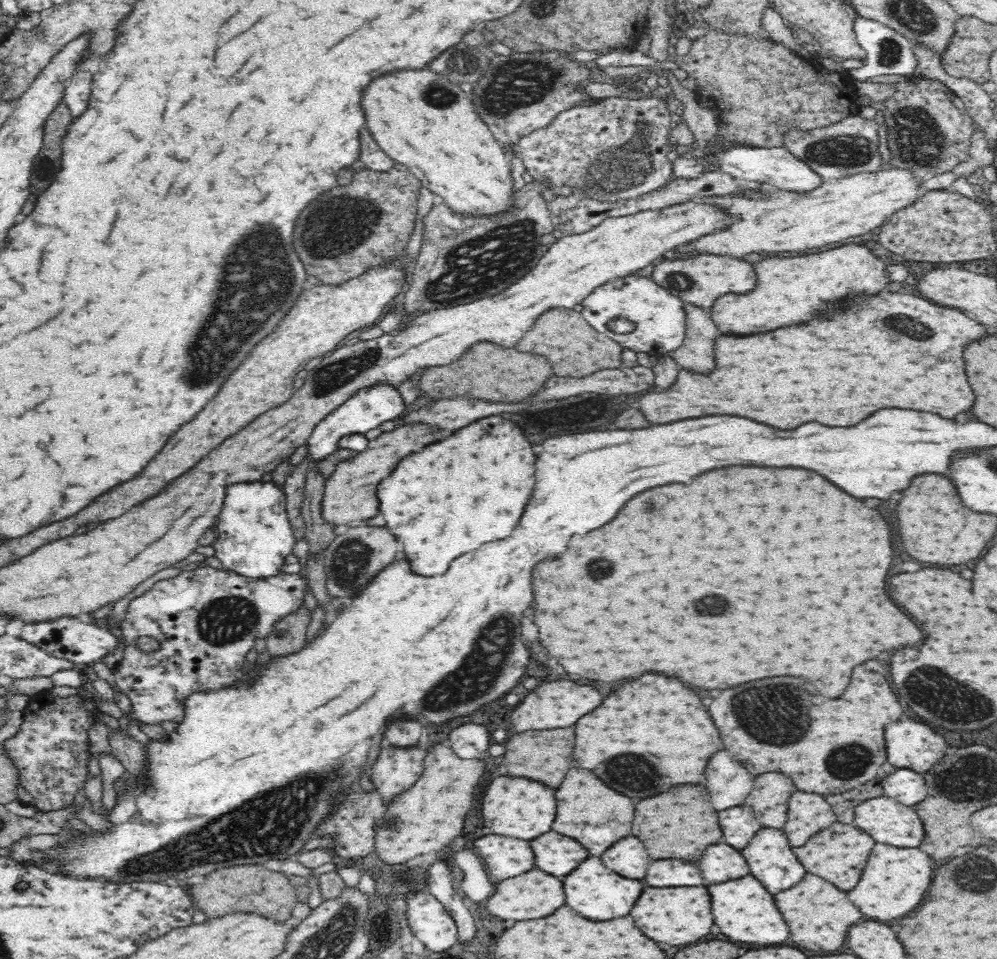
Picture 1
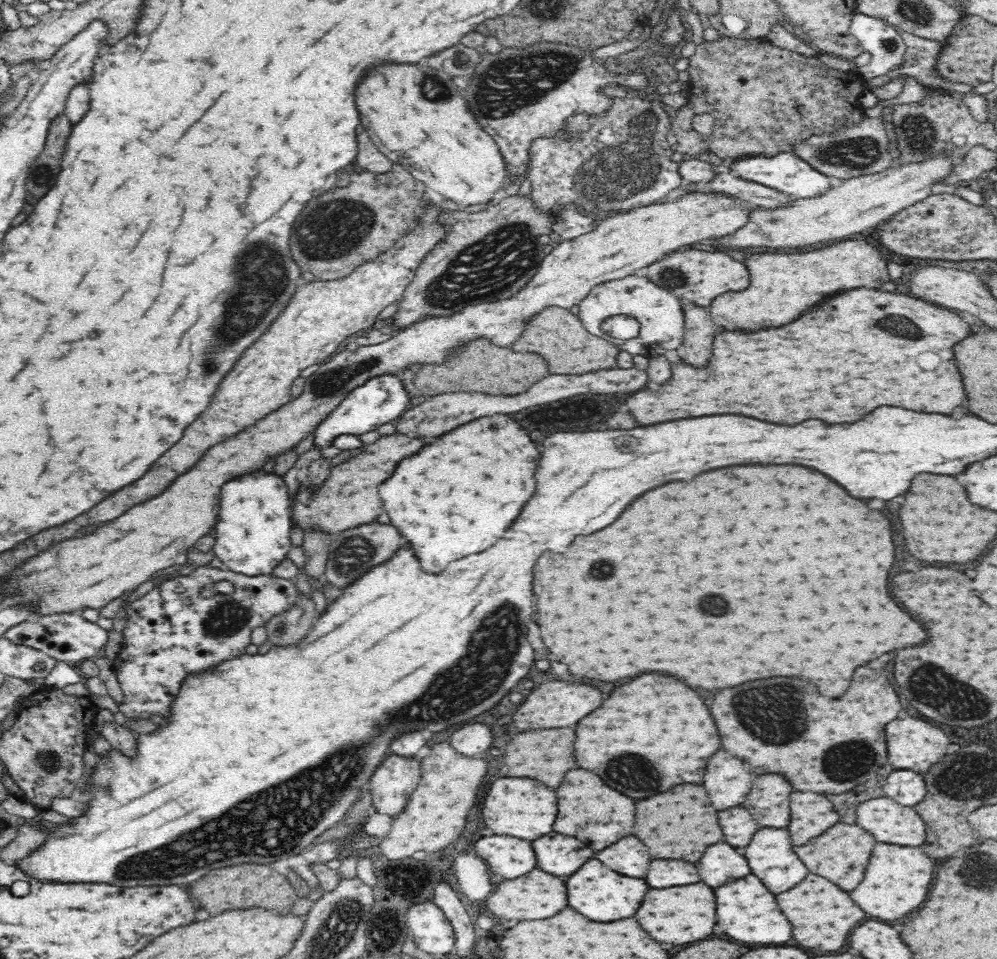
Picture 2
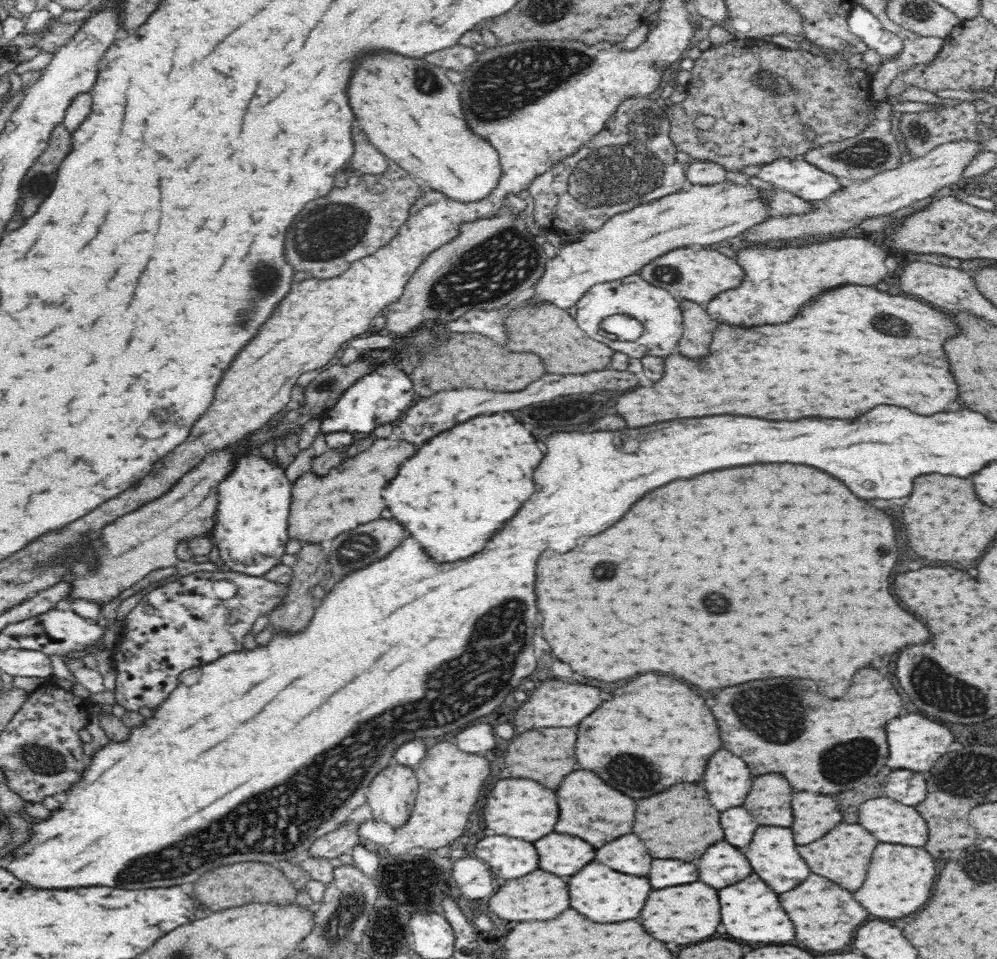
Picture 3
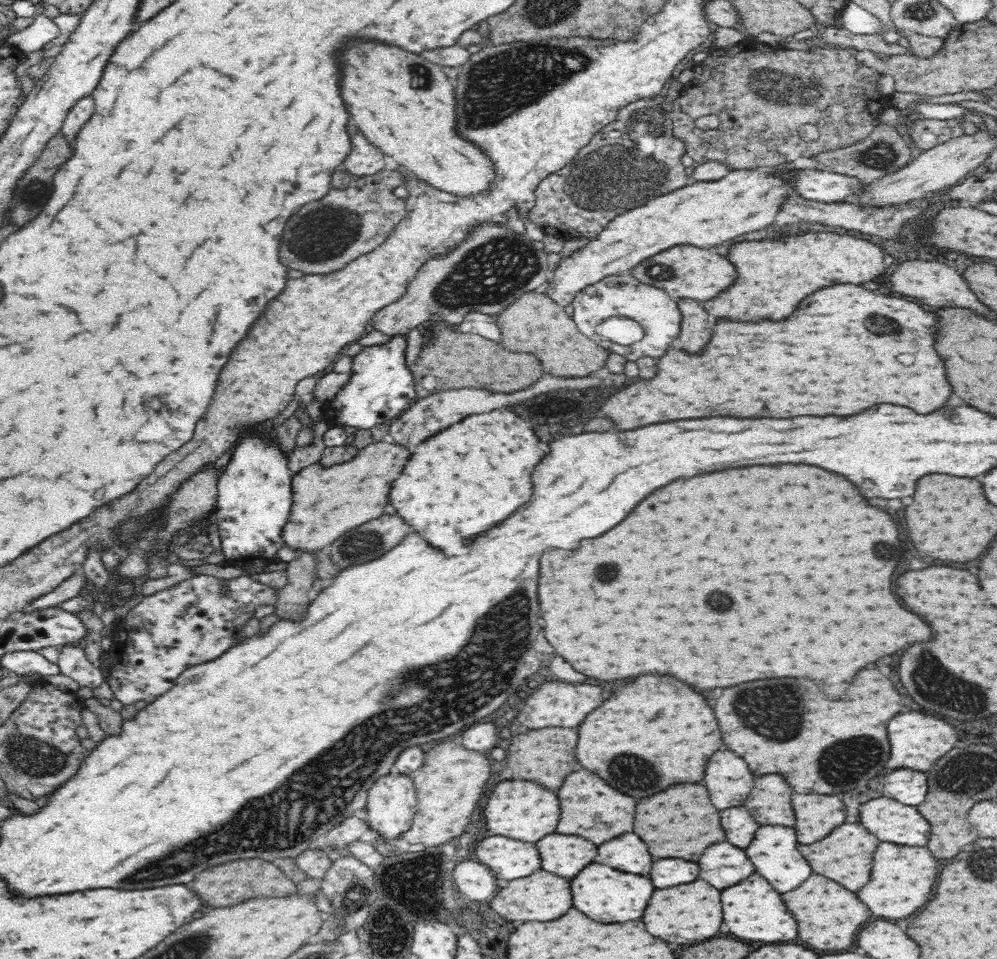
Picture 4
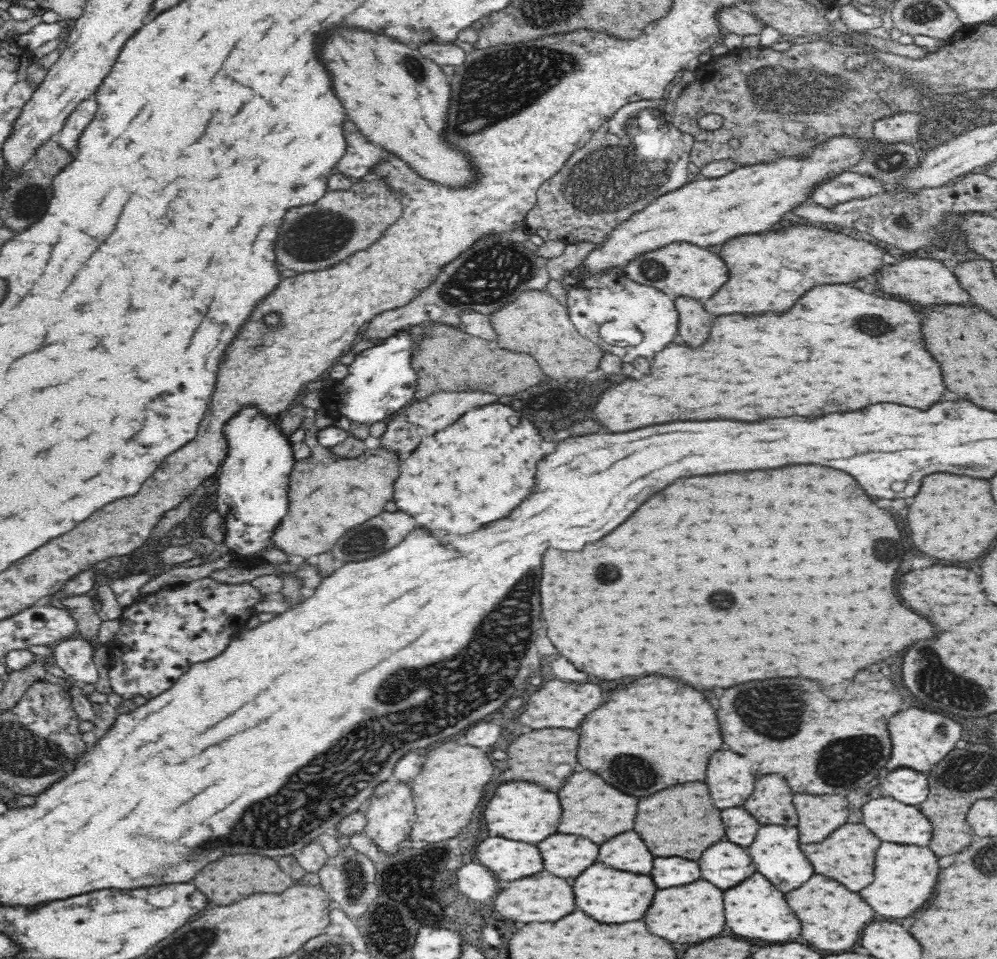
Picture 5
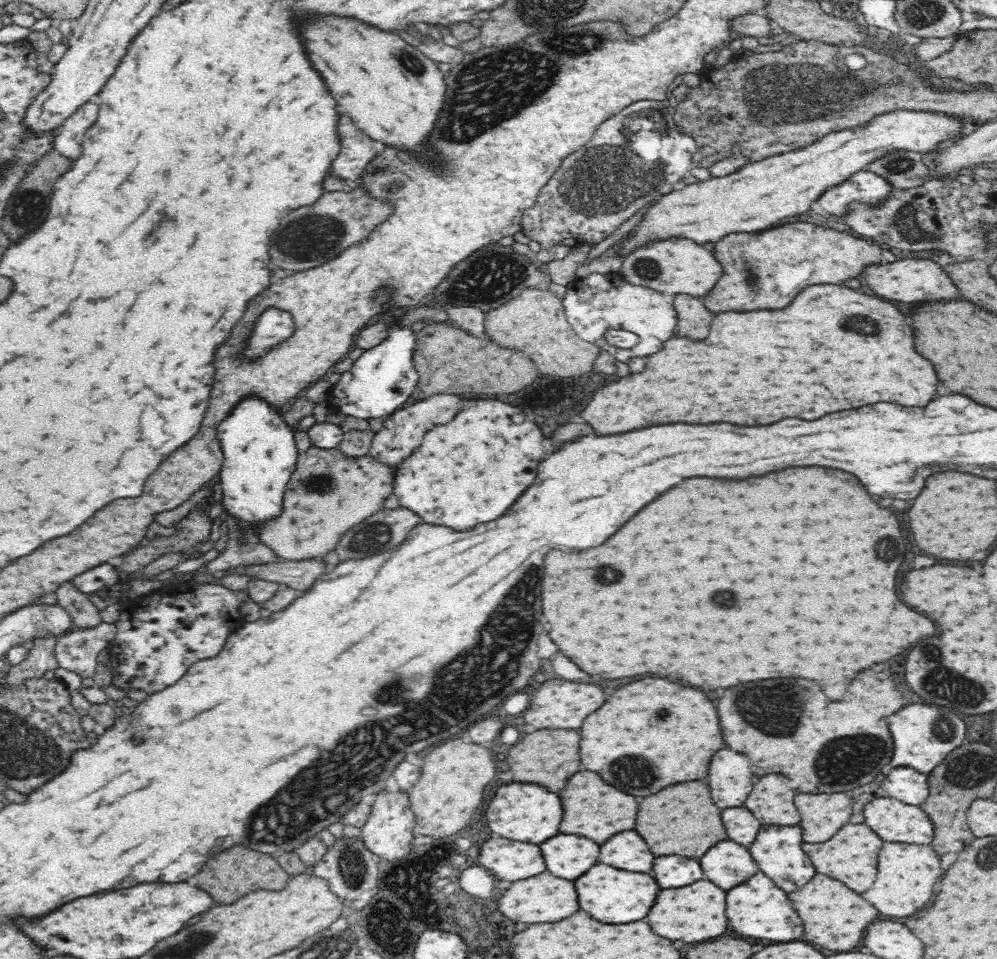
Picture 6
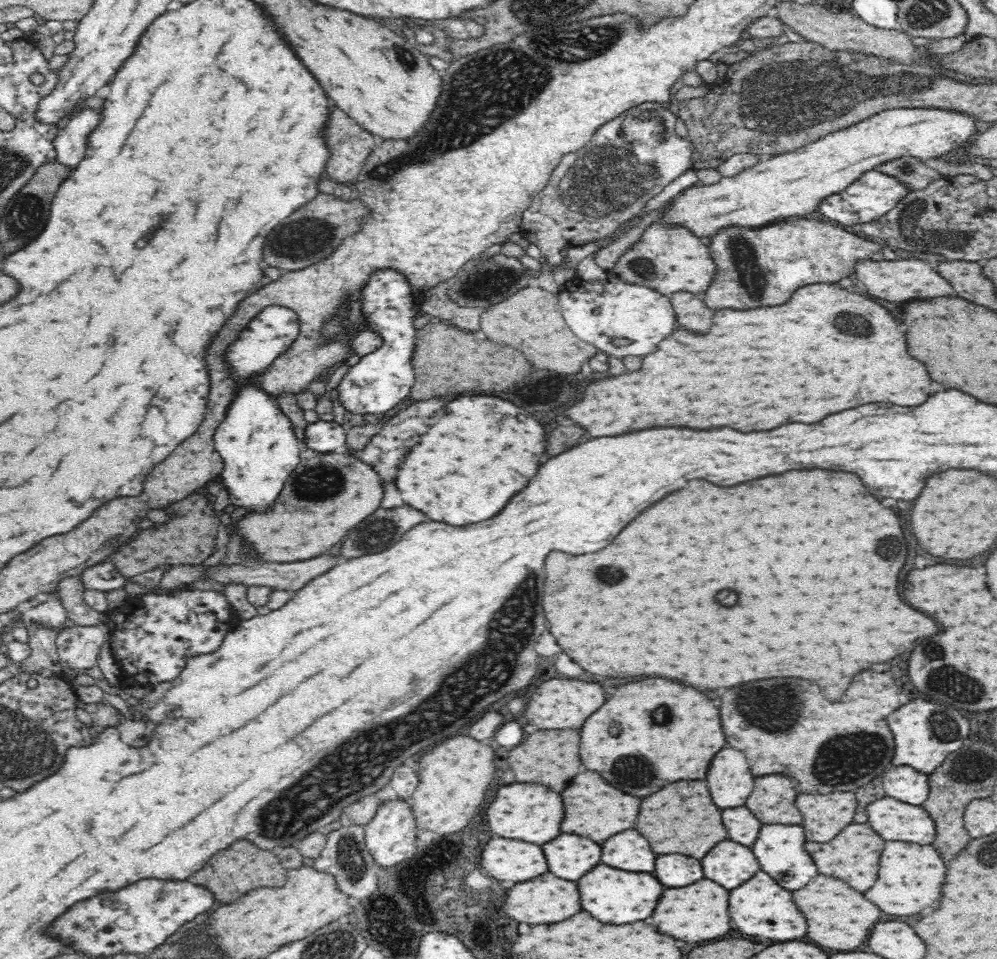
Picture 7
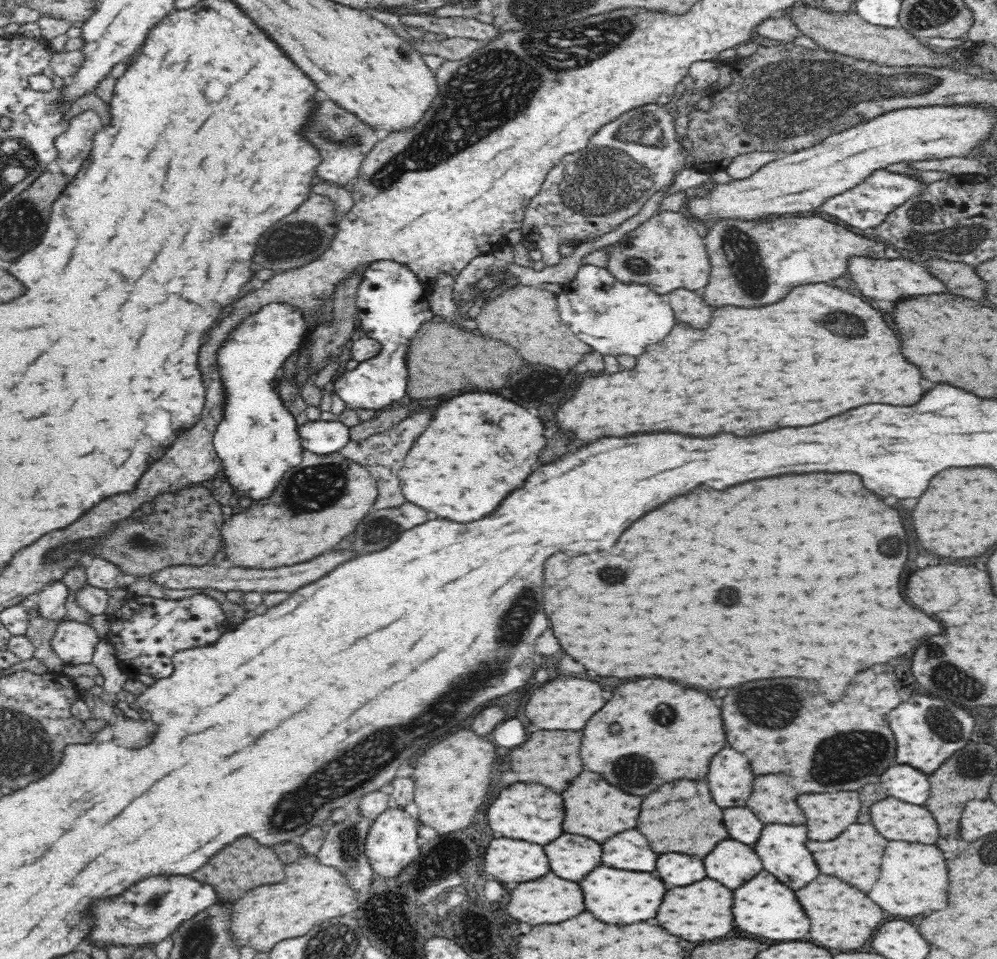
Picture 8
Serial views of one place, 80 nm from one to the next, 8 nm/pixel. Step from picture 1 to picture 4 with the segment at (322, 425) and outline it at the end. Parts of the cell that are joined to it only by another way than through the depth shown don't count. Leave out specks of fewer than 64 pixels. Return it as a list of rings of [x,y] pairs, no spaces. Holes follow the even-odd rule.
[[[406,335],[392,336],[386,344],[364,347],[353,358],[351,366],[353,379],[341,388],[334,401],[325,406],[323,420],[327,422],[328,426],[338,428],[352,426],[352,428],[360,428],[360,430],[370,430],[370,428],[380,424],[389,424],[412,404],[412,400],[414,400],[414,382],[412,382],[411,370],[405,363],[406,338]]]

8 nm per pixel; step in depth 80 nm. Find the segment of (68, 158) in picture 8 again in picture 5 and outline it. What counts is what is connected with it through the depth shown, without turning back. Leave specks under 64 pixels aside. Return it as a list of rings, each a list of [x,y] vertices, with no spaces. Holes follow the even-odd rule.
[[[88,97],[78,104],[63,124],[60,134],[58,134],[58,143],[70,153],[72,153],[72,148],[76,146],[76,140],[78,140],[82,129],[94,118],[96,109],[97,100],[95,97]]]

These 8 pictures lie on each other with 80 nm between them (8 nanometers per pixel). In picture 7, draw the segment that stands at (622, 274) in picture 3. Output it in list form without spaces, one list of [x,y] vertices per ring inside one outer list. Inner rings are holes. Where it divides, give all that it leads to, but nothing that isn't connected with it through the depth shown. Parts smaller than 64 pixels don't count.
[[[895,108],[874,113],[874,116],[853,124],[850,128],[821,136],[817,141],[795,151],[762,158],[751,167],[742,169],[737,175],[720,178],[716,184],[705,186],[699,183],[686,188],[664,205],[664,212],[660,214],[657,224],[663,224],[665,228],[677,226],[692,232],[696,238],[712,239],[718,232],[732,226],[762,228],[789,217],[799,218],[802,214],[810,214],[818,210],[821,201],[830,196],[830,193],[840,192],[863,172],[874,169],[880,163],[906,155],[927,161],[947,154],[951,150],[962,148],[970,140],[970,136],[978,132],[975,122],[976,119],[971,116],[939,108]]]

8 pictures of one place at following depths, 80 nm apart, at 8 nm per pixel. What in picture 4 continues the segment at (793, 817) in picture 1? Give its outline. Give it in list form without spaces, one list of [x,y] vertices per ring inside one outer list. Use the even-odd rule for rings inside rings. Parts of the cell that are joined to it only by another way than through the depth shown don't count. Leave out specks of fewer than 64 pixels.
[[[794,794],[796,836],[800,844],[812,844],[832,832],[834,826],[844,824],[844,806],[836,796],[818,794]]]

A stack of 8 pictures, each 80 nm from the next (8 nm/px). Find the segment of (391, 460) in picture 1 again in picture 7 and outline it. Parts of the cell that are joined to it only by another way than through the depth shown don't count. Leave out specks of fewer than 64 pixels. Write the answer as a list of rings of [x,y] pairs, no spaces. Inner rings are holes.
[[[303,448],[300,461],[290,474],[290,480],[286,482],[286,488],[282,490],[278,504],[274,504],[274,512],[270,512],[270,516],[250,516],[247,513],[238,522],[237,530],[254,545],[260,560],[278,562],[310,560],[324,555],[326,550],[336,546],[346,536],[350,528],[354,528],[366,516],[376,512],[382,504],[382,498],[384,498],[384,479],[380,478],[377,468],[373,465],[354,455],[348,455],[343,450],[320,452]]]

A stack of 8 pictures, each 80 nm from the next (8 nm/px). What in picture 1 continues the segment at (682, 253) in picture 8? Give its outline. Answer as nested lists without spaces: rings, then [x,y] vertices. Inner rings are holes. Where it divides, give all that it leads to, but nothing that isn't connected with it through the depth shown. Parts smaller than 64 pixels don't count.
[[[698,256],[698,260],[666,260],[660,266],[656,266],[656,270],[652,272],[652,280],[662,285],[674,296],[678,296],[684,304],[690,302],[690,304],[698,308],[706,308],[706,310],[712,307],[712,304],[724,294],[730,294],[730,292],[748,294],[758,286],[754,264],[744,262],[744,260],[736,260],[736,258],[730,258],[730,256]]]

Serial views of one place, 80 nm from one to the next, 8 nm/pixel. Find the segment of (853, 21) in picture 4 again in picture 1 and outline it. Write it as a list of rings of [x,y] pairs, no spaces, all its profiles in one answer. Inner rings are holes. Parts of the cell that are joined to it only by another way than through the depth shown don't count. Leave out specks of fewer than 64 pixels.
[[[856,18],[854,32],[862,49],[866,50],[867,62],[862,68],[849,71],[853,78],[864,81],[874,76],[890,76],[890,74],[896,74],[896,76],[914,75],[919,61],[912,41],[878,21],[864,18]]]

